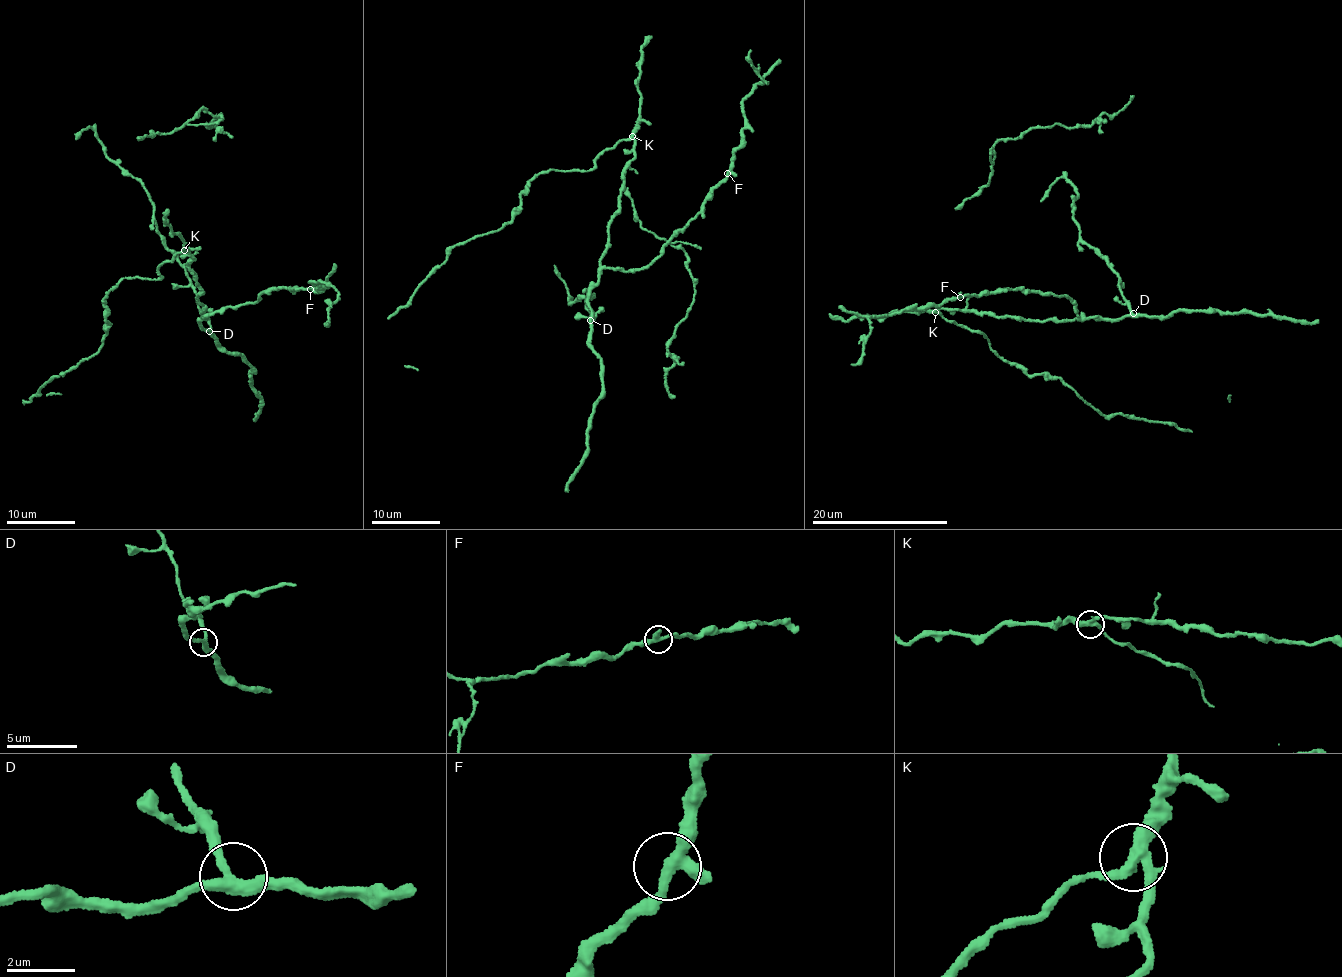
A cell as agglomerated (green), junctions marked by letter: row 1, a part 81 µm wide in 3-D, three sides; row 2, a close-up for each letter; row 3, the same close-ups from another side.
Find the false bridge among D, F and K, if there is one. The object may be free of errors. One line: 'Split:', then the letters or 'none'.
Split: K

